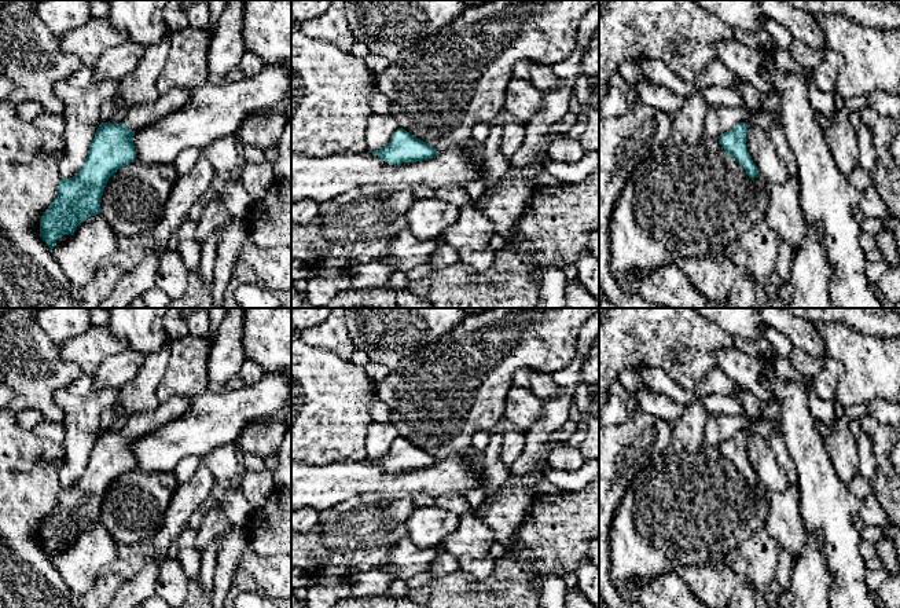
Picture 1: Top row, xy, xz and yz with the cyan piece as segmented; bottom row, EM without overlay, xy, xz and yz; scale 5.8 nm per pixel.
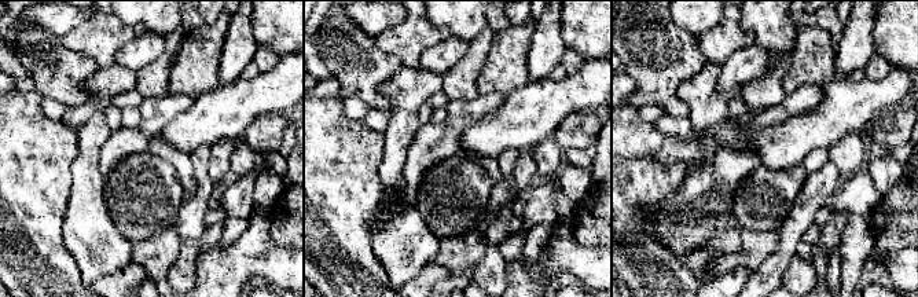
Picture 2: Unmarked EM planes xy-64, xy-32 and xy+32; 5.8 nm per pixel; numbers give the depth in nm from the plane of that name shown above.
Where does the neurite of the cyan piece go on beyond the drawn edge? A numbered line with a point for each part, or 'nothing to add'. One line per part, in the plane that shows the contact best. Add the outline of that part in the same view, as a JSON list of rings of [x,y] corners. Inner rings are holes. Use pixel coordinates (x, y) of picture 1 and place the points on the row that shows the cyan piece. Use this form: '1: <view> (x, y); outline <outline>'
1: xy (139, 116); outline [[[175,88],[169,92],[159,95],[155,100],[148,103],[136,103],[126,109],[124,124],[126,128],[137,132],[159,118],[179,111],[187,105],[190,99],[190,91],[183,88]]]

